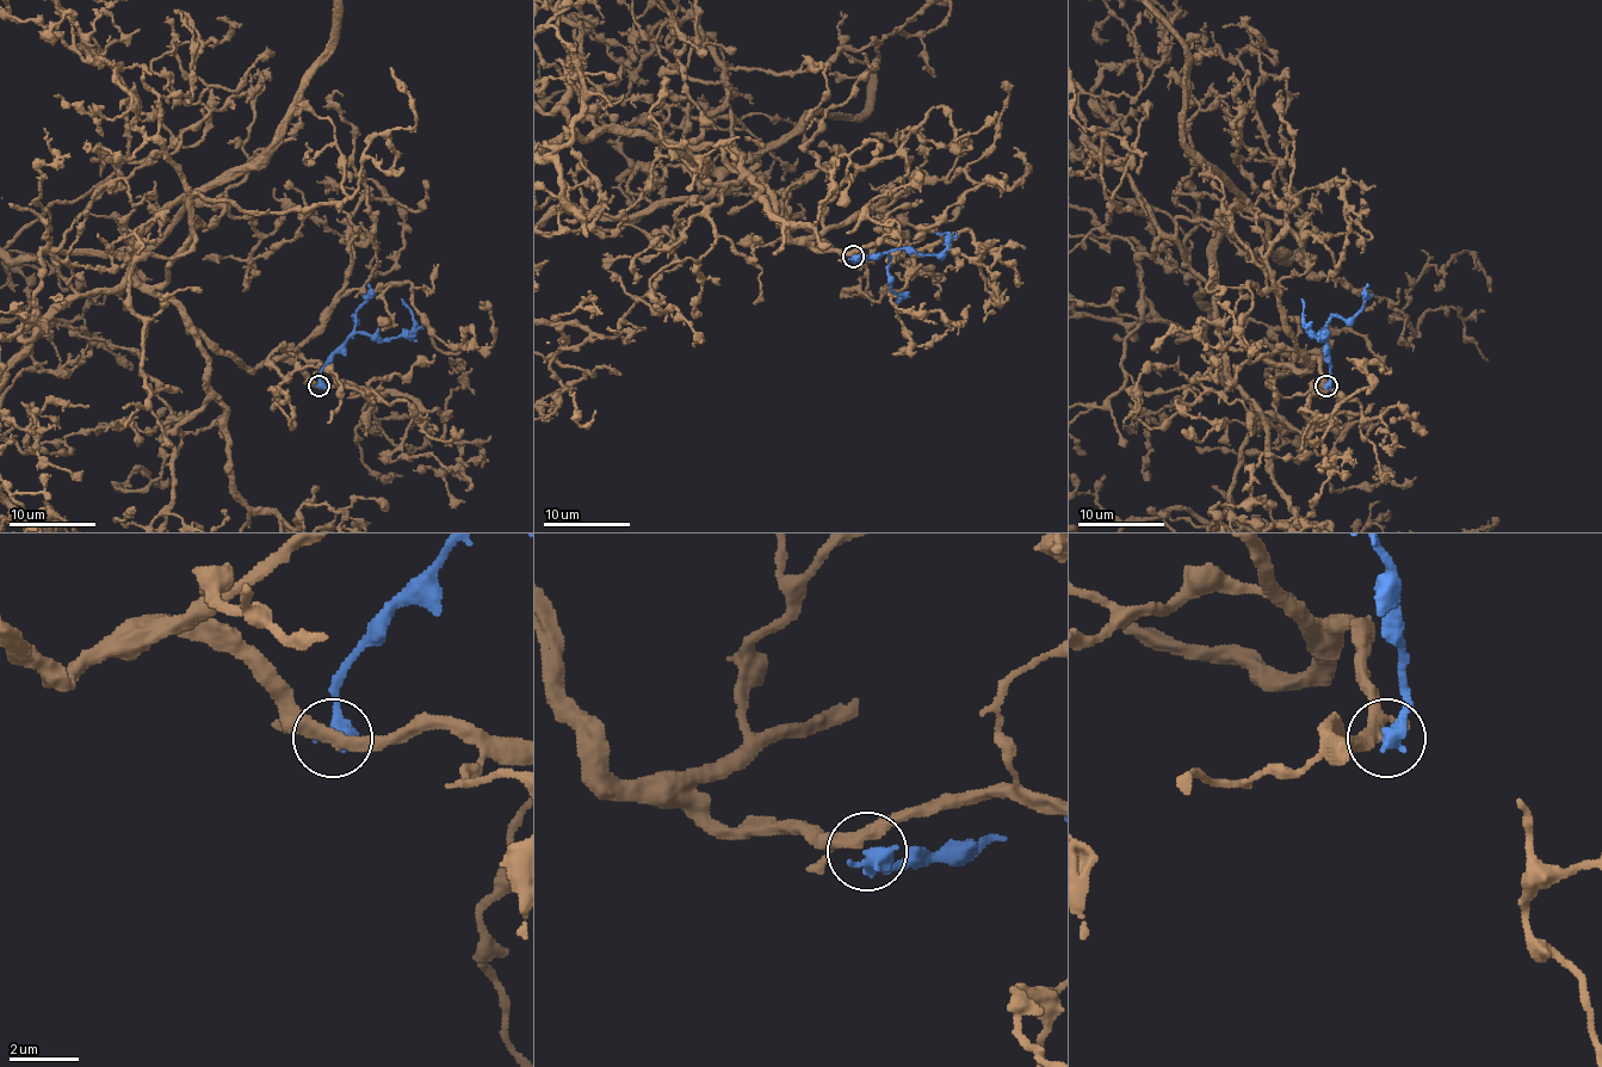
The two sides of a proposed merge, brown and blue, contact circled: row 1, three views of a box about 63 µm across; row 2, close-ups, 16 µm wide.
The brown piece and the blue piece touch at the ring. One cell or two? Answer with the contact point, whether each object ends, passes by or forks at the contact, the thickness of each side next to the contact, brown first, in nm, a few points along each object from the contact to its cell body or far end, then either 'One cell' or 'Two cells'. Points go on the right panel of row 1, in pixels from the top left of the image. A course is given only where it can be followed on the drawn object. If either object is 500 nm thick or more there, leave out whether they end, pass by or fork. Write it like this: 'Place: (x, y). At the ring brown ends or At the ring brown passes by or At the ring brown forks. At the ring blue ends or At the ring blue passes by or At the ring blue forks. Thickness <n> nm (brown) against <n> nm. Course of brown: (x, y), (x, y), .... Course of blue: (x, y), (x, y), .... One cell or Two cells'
Place: (1325, 386). Thickness 360 nm (brown) against 550 nm. Course of brown: (1325, 386), (1321, 362), (1269, 363), (1219, 327), (1238, 196), (1182, 140), (1177, 34). Course of blue: (1325, 386), (1330, 368), (1328, 341), (1321, 333), (1323, 339), (1325, 338), (1317, 338), (1306, 322), (1301, 298). One cell

